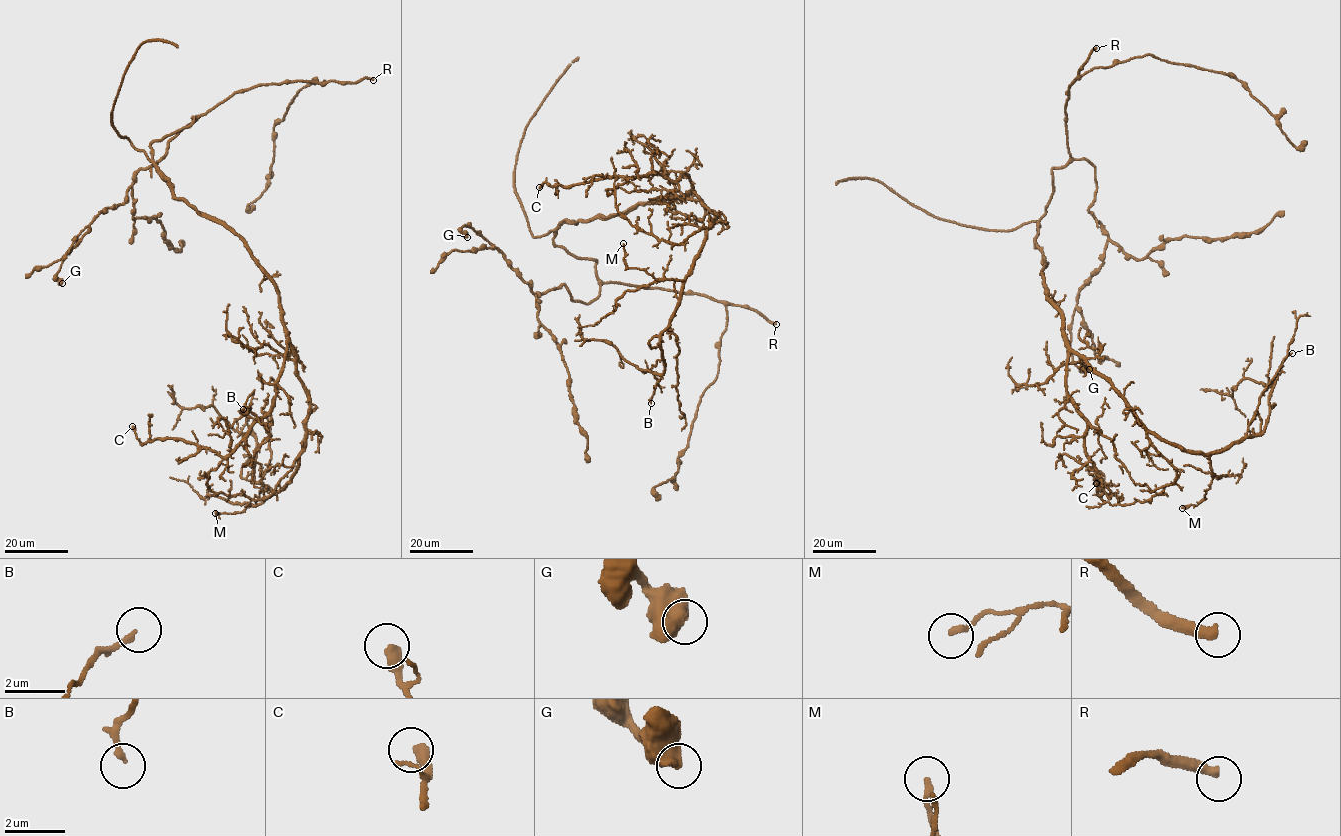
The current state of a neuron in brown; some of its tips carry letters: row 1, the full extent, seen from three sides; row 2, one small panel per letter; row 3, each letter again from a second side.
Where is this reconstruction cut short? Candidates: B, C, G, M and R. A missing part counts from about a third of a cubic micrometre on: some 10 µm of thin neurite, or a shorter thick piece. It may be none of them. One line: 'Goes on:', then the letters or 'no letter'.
Goes on: R

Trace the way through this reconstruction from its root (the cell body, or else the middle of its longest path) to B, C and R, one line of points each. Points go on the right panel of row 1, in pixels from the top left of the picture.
B: (1045, 267), (1068, 348), (1148, 430), (1186, 450), (1221, 451), (1261, 433), (1292, 353)
C: (1045, 267), (1068, 347), (1067, 392), (1087, 423), (1085, 453), (1099, 496), (1096, 483)
R: (1045, 267), (1035, 238), (1052, 194), (1052, 170), (1070, 159), (1069, 88), (1096, 48)

